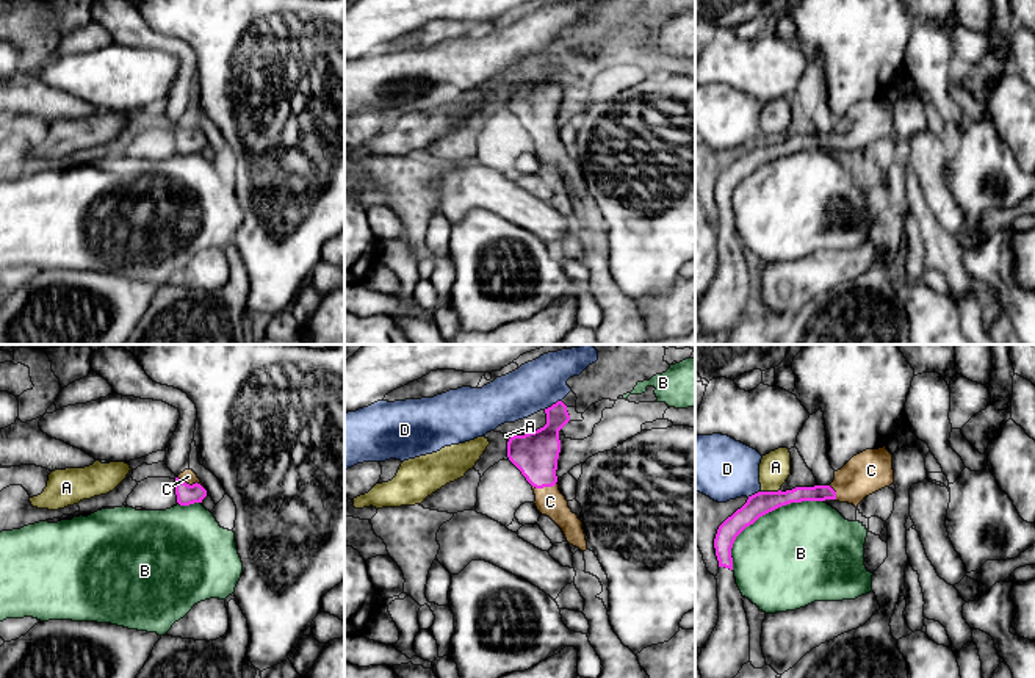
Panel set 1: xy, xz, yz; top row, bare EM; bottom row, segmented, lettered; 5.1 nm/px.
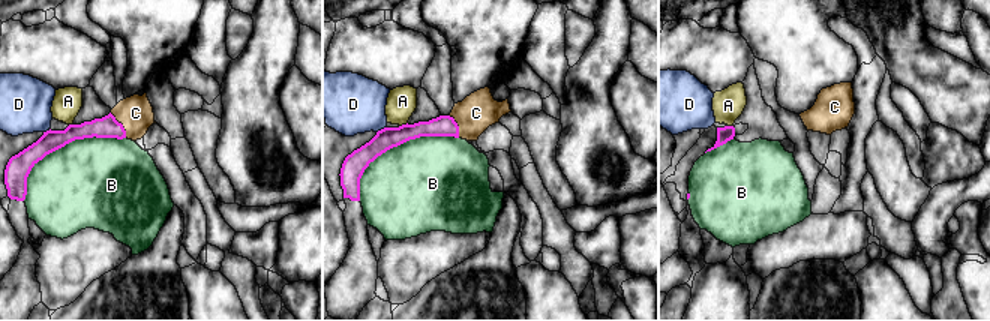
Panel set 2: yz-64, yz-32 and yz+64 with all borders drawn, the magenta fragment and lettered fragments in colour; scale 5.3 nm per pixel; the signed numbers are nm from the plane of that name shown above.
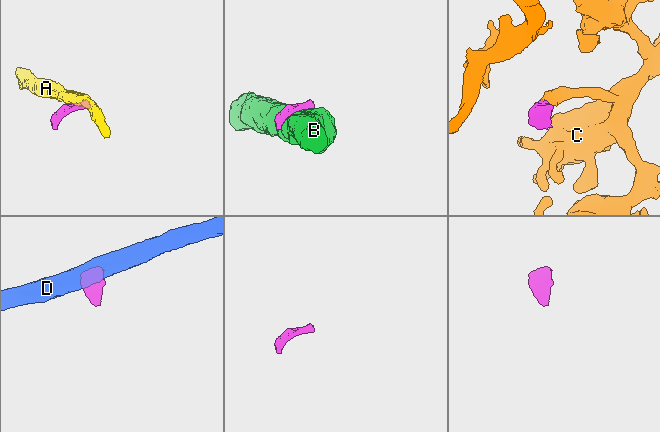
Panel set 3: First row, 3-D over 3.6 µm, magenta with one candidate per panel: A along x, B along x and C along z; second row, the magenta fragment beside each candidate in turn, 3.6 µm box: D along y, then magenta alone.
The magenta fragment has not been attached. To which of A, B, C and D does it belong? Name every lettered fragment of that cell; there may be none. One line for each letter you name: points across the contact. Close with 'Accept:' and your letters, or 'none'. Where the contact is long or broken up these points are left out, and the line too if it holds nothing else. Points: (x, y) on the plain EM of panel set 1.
C: across xy (187, 143), (193, 133), (188, 126)
Accept: C

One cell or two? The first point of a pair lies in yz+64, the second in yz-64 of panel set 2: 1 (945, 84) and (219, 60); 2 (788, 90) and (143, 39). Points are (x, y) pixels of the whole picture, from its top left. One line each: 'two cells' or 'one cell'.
1: two cells
2: one cell

